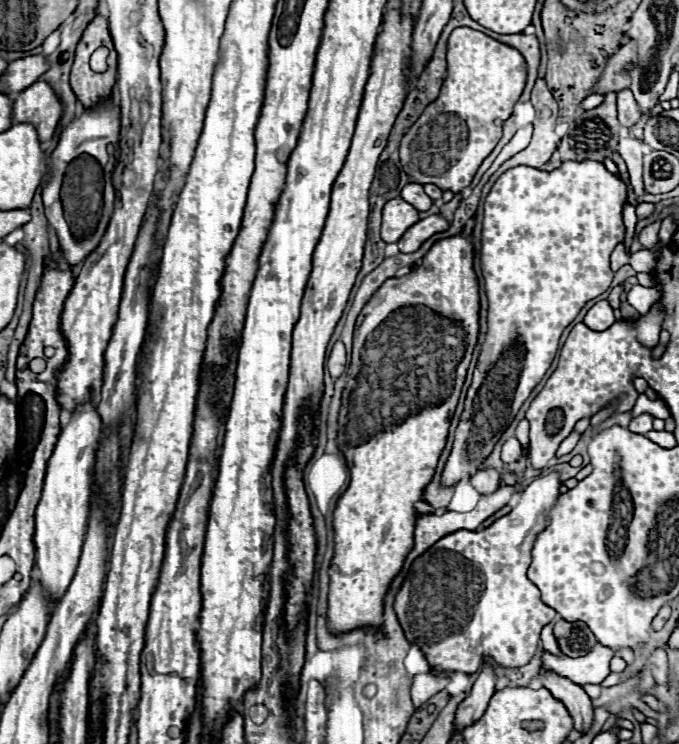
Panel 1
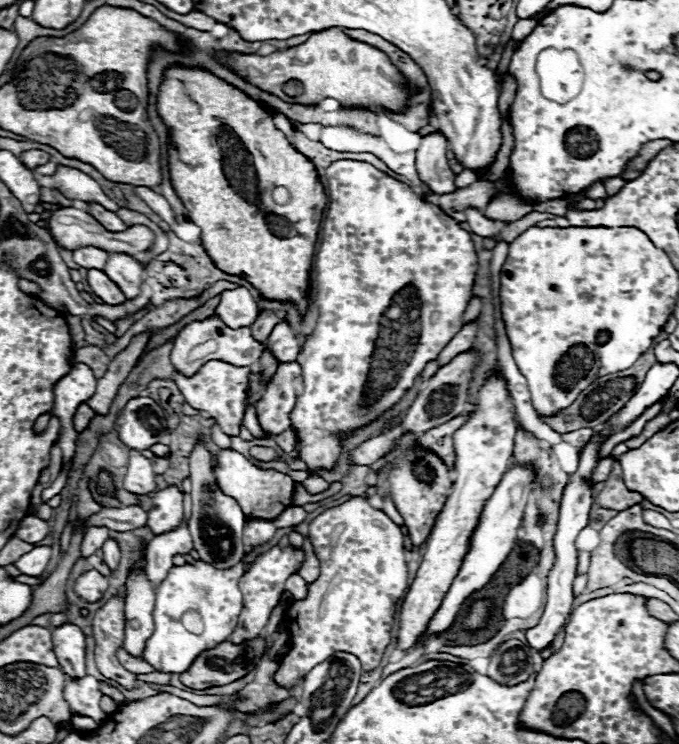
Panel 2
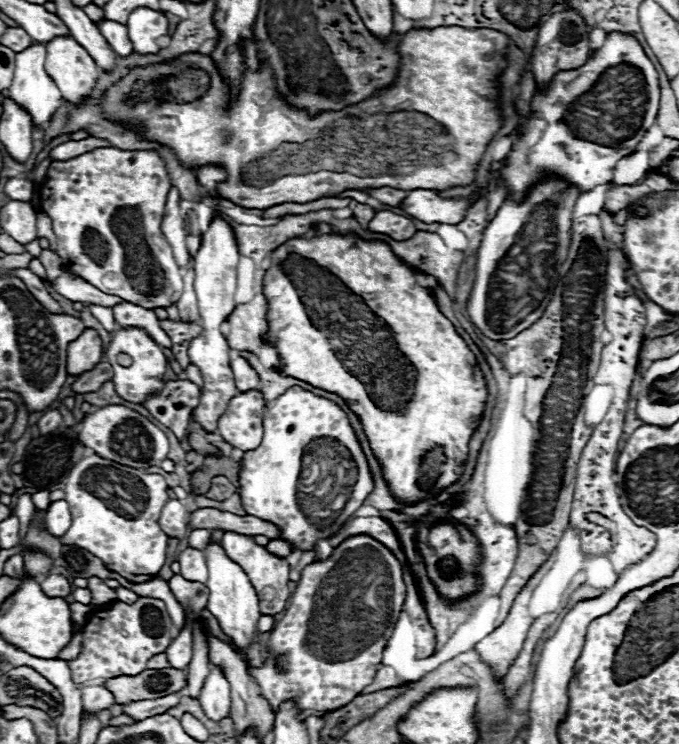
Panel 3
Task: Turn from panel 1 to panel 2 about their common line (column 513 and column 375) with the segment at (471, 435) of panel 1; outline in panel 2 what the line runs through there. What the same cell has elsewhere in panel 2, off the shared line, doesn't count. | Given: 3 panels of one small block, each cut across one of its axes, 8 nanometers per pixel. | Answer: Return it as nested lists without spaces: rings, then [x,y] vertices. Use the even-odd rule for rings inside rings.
[[[336,160],[326,168],[326,180],[328,180],[328,210],[322,222],[322,242],[318,246],[314,270],[316,270],[316,304],[320,308],[320,318],[318,326],[314,330],[314,336],[306,340],[306,344],[300,348],[296,362],[302,368],[302,394],[298,396],[292,412],[290,412],[290,422],[292,430],[296,432],[298,440],[298,456],[306,464],[310,476],[318,476],[318,468],[332,470],[340,458],[340,434],[352,434],[354,430],[372,424],[378,420],[388,408],[400,402],[400,398],[414,386],[414,380],[422,374],[426,362],[434,360],[440,350],[452,340],[452,336],[460,330],[462,326],[462,314],[472,298],[472,286],[476,278],[476,268],[478,268],[478,258],[474,250],[474,242],[466,230],[460,228],[456,220],[446,216],[438,206],[432,206],[424,200],[420,200],[410,186],[396,182],[388,174],[376,170],[368,162],[356,162],[356,160]]]

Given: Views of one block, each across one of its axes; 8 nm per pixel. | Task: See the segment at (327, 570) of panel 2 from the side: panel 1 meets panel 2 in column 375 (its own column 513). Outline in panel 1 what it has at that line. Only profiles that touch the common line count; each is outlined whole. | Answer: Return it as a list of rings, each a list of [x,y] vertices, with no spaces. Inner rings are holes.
[[[556,472],[536,478],[526,486],[520,502],[510,514],[498,518],[484,530],[450,532],[450,536],[438,540],[412,562],[394,596],[394,612],[406,640],[424,652],[432,672],[474,674],[486,660],[492,660],[502,668],[518,668],[532,660],[540,644],[540,630],[554,620],[556,612],[542,602],[540,590],[528,580],[526,570],[532,560],[530,552],[534,538],[540,530],[544,530],[546,516],[560,494],[560,486],[562,482]]]

